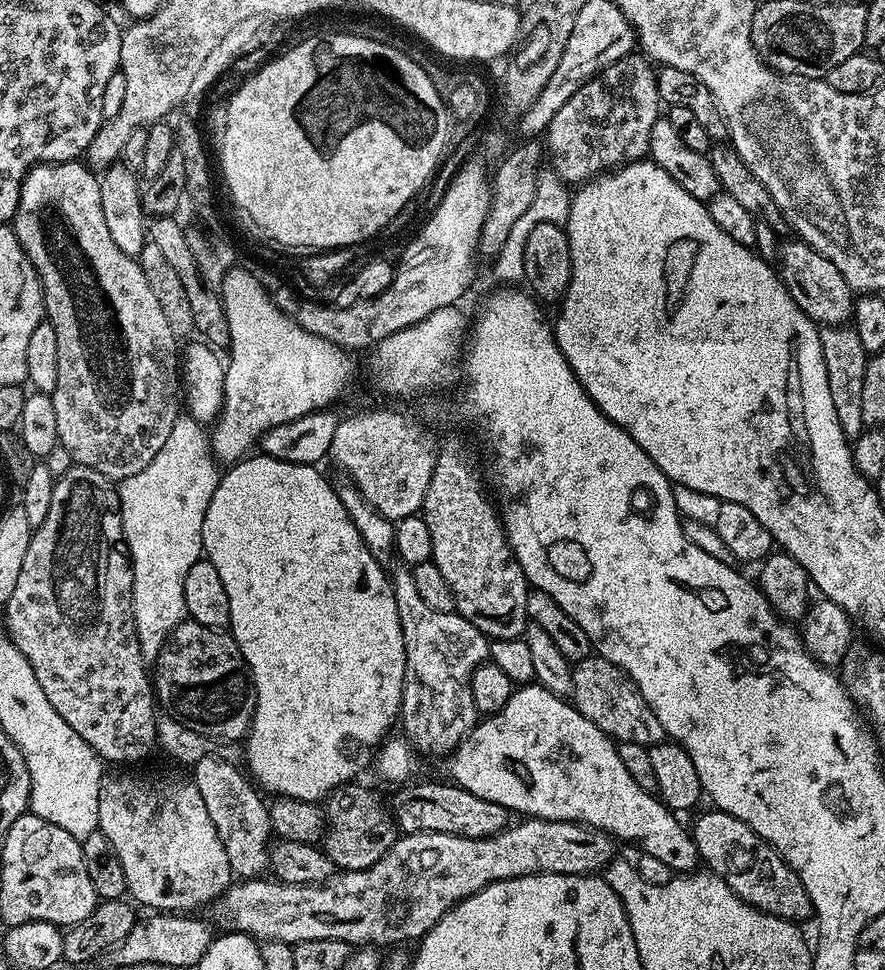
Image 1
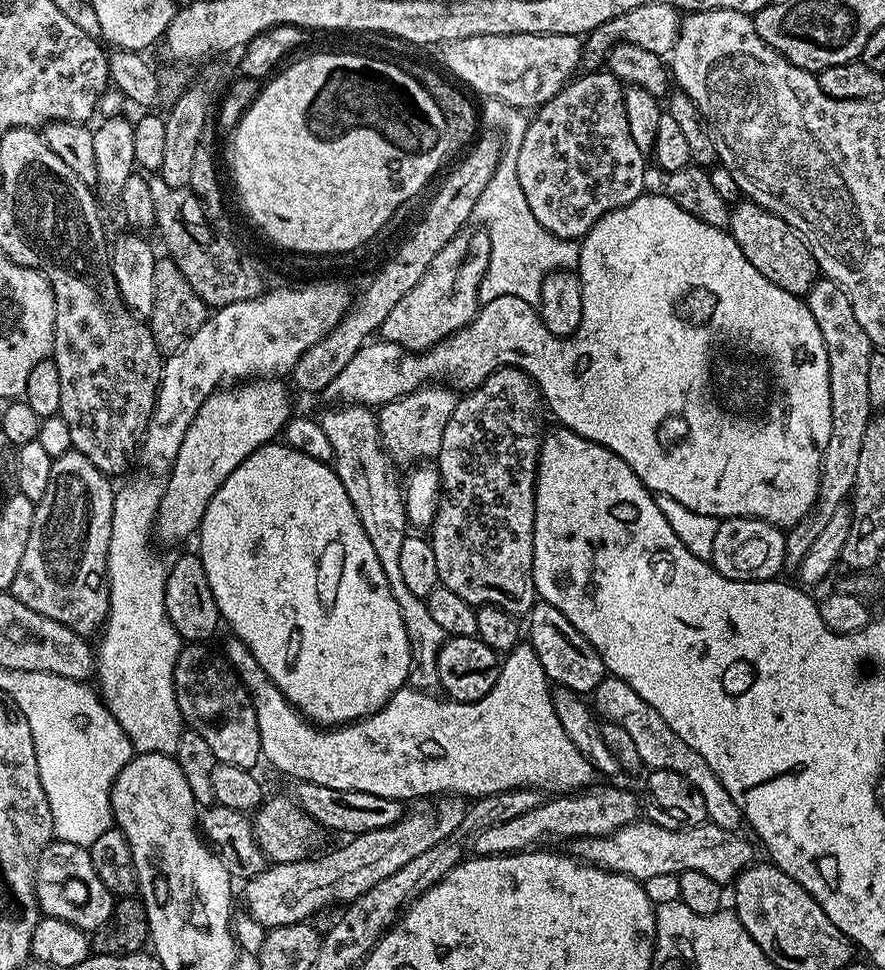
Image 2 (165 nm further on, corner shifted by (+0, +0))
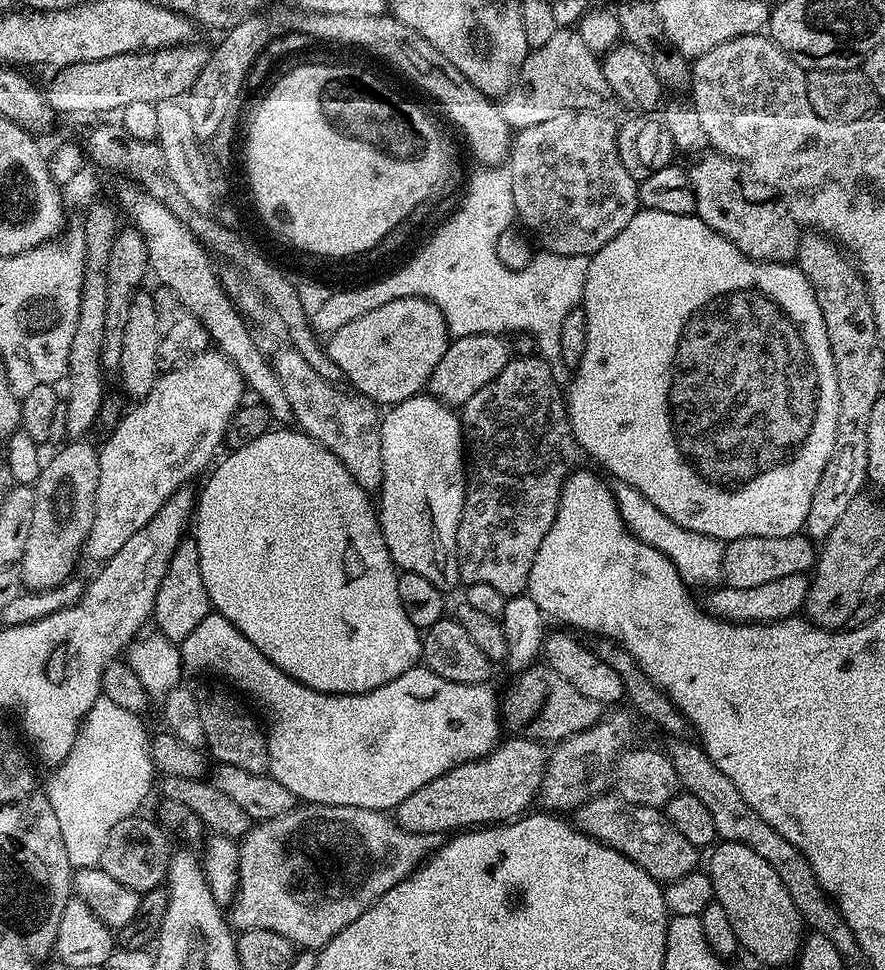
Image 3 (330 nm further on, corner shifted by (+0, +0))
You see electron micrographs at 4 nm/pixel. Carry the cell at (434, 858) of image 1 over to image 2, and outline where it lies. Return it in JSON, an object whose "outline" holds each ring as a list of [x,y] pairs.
{"outline":[[[640,818],[608,836],[578,836],[571,841],[570,852],[585,864],[593,864],[607,872],[620,872],[641,882],[656,874],[681,872],[697,872],[706,874],[708,880],[732,882],[754,860],[751,846],[742,837],[740,832],[722,830],[722,826],[711,822],[686,830],[666,830],[666,826]]]}

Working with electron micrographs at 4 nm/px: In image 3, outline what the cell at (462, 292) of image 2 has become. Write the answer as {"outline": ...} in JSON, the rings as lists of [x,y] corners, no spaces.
{"outline":[[[420,296],[394,298],[386,306],[378,306],[378,310],[346,322],[342,330],[331,333],[327,340],[328,354],[342,370],[344,380],[377,406],[391,406],[421,395],[450,343],[442,310]]]}

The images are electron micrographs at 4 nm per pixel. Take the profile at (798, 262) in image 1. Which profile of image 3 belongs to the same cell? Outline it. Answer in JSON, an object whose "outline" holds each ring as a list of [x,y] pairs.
{"outline":[[[708,150],[697,160],[700,161],[693,168],[687,169],[688,180],[696,199],[695,215],[706,222],[710,230],[714,230],[719,236],[725,236],[743,256],[765,264],[795,261],[802,228],[790,215],[786,205],[775,199],[764,200],[761,204],[756,200],[747,200],[739,182],[732,177],[742,172],[741,165],[729,156],[721,156],[715,150]]]}

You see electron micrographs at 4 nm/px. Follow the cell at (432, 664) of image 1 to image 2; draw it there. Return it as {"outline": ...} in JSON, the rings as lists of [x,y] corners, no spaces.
{"outline":[[[344,404],[332,406],[325,416],[319,417],[322,430],[326,432],[330,445],[333,446],[333,461],[338,478],[342,486],[346,486],[346,494],[350,494],[350,502],[354,502],[354,510],[362,522],[362,528],[366,530],[366,538],[374,546],[374,554],[378,554],[378,562],[382,562],[382,570],[386,574],[386,582],[390,582],[390,590],[402,610],[402,622],[406,626],[408,641],[412,647],[412,669],[408,672],[408,684],[421,690],[432,690],[439,685],[438,678],[438,654],[442,650],[446,639],[442,626],[434,622],[434,618],[428,609],[425,597],[415,596],[402,582],[401,555],[402,542],[410,534],[410,521],[408,518],[408,506],[402,484],[396,481],[396,468],[391,456],[384,451],[384,442],[380,438],[380,421],[377,413],[371,407],[362,404]]]}

